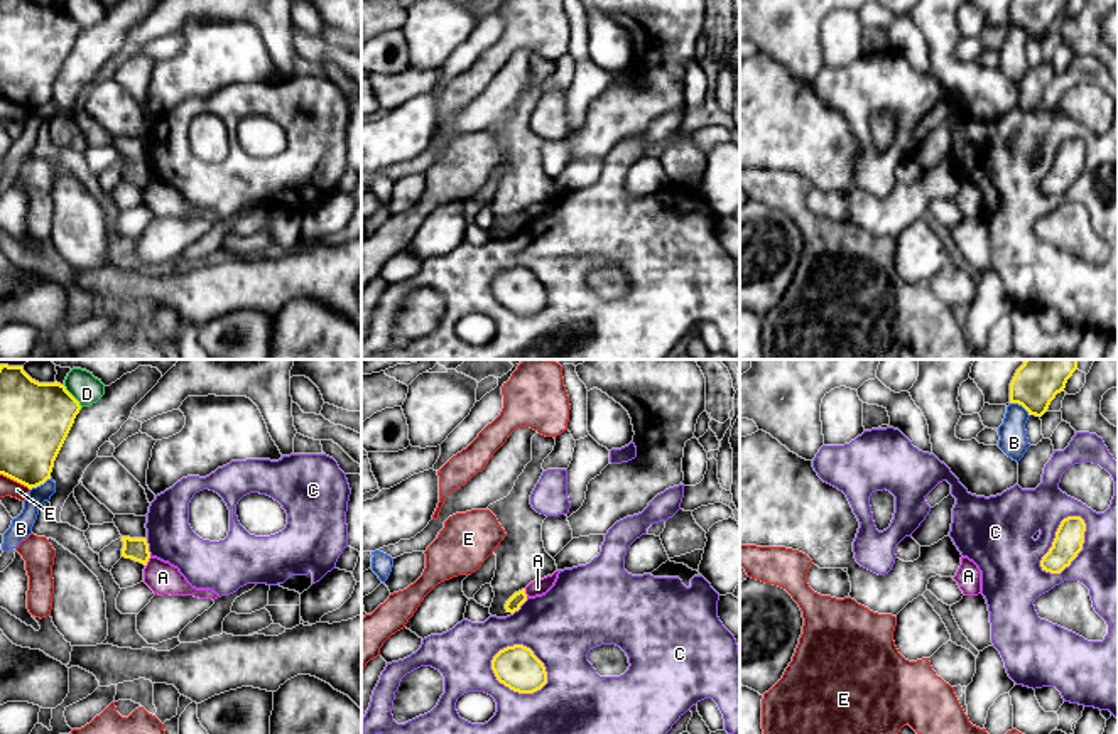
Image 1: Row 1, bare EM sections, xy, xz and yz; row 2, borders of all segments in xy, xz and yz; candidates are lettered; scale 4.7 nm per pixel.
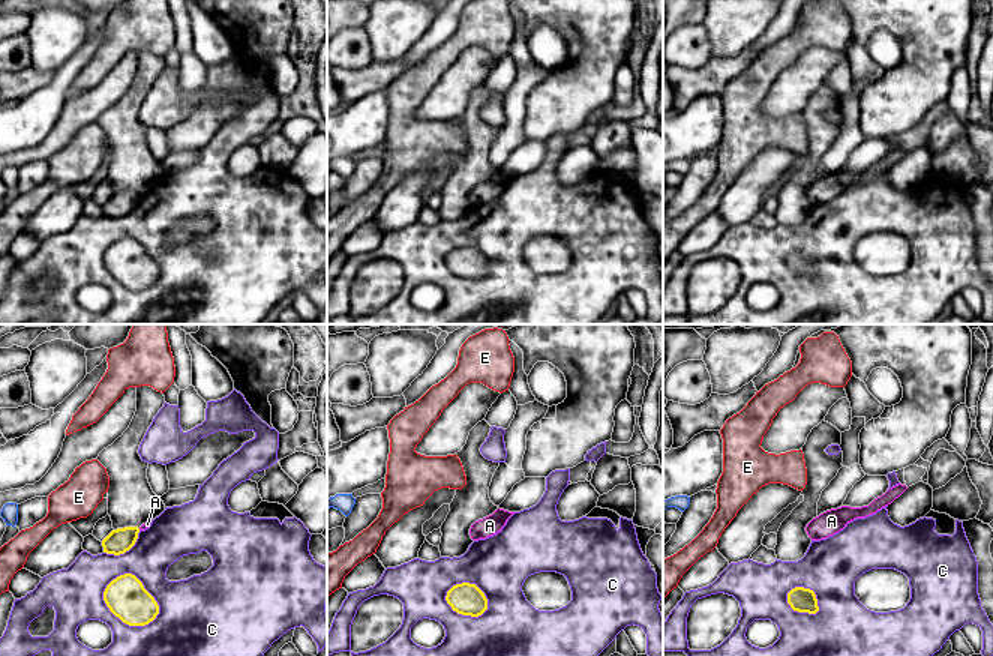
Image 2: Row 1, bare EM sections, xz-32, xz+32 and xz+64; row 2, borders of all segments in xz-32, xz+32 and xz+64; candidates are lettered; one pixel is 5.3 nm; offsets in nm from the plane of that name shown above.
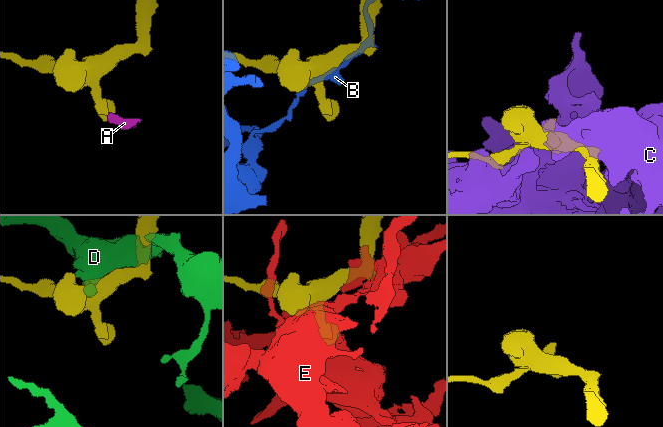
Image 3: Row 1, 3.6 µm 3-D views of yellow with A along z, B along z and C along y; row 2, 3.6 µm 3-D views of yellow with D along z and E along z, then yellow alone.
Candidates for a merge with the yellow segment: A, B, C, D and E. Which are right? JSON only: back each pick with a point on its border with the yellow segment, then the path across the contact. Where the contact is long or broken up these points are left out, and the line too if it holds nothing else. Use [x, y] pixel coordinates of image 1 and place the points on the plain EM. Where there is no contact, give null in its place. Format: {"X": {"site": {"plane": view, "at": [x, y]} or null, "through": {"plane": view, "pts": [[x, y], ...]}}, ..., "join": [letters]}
{"join": []}

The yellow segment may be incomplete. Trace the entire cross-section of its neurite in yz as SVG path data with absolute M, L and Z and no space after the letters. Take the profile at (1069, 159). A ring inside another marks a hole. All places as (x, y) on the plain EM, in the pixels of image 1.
M1067 138L1061 143L1049 174L1040 189L1050 196L1061 196L1083 172L1086 145L1081 138Z

